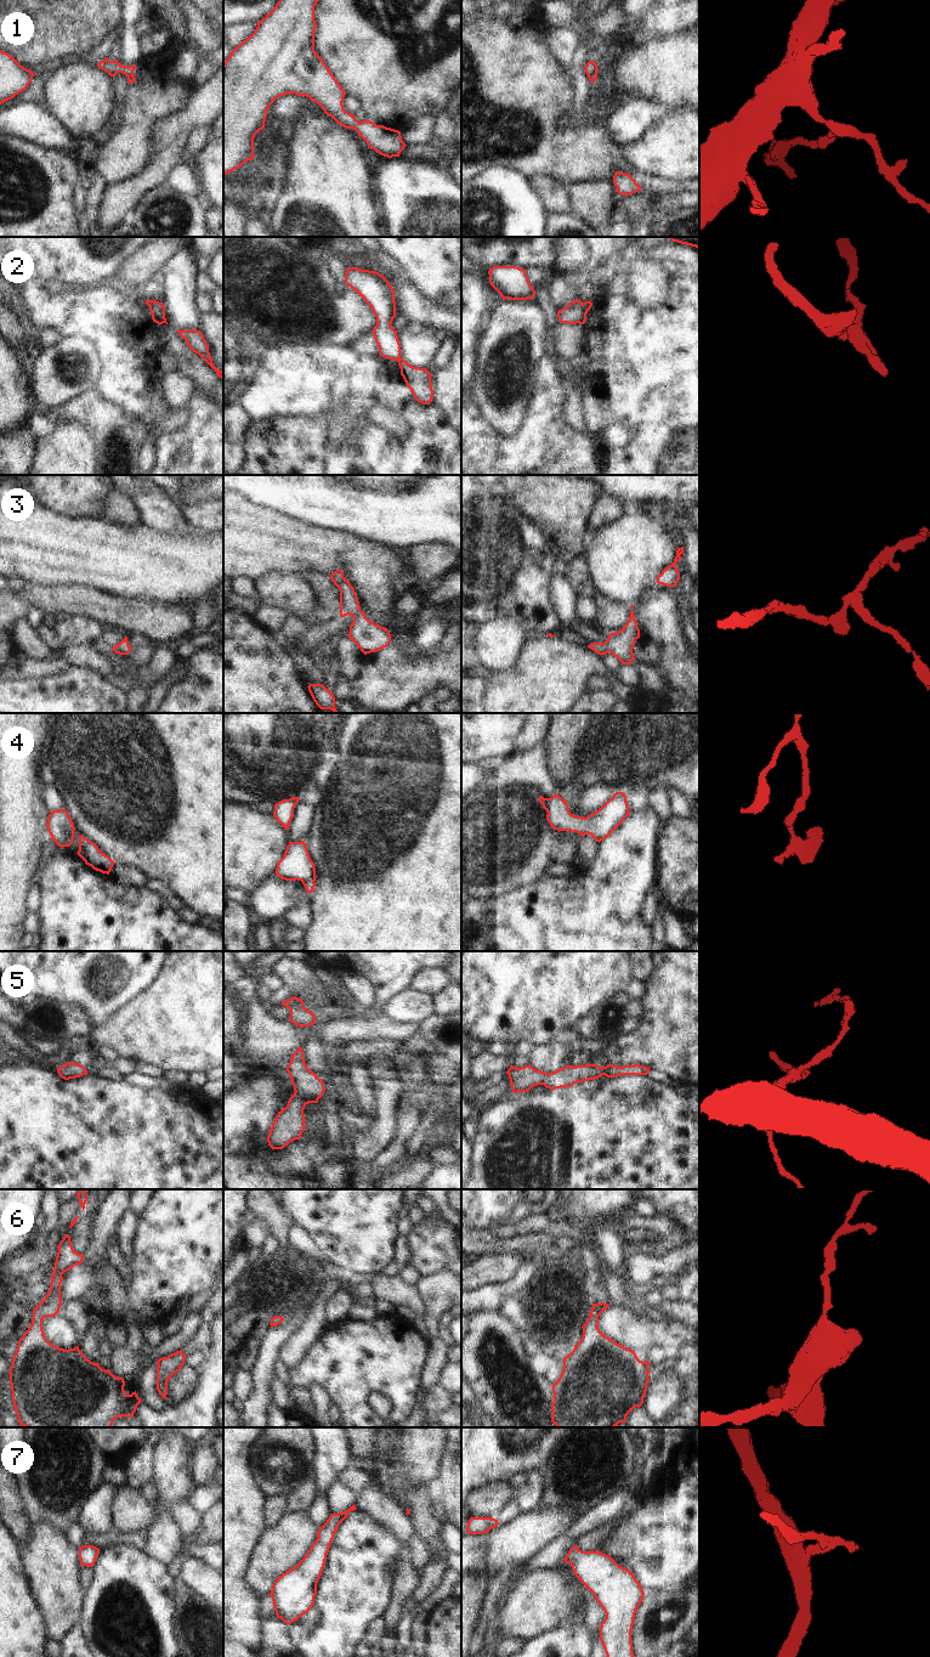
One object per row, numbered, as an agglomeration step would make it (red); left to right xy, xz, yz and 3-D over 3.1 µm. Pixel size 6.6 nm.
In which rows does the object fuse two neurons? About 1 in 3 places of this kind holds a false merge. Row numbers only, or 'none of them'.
2

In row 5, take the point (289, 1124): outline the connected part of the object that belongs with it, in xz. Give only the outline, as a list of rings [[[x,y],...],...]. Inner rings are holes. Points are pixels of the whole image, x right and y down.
[[[302,1047],[293,1053],[287,1071],[295,1092],[289,1098],[287,1107],[278,1112],[272,1124],[267,1136],[272,1149],[283,1149],[291,1141],[301,1138],[306,1127],[305,1107],[308,1103],[318,1103],[325,1091],[323,1080],[307,1068]]]

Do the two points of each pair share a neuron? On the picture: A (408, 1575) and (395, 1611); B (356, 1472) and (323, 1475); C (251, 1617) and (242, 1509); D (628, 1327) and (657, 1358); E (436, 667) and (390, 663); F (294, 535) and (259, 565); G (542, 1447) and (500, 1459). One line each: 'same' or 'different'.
A: same
B: different
C: same
D: different
E: same
F: same
G: same

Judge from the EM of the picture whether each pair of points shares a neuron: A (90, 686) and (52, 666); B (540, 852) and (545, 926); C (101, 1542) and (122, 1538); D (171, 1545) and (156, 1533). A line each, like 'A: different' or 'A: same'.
A: different
B: different
C: same
D: same

